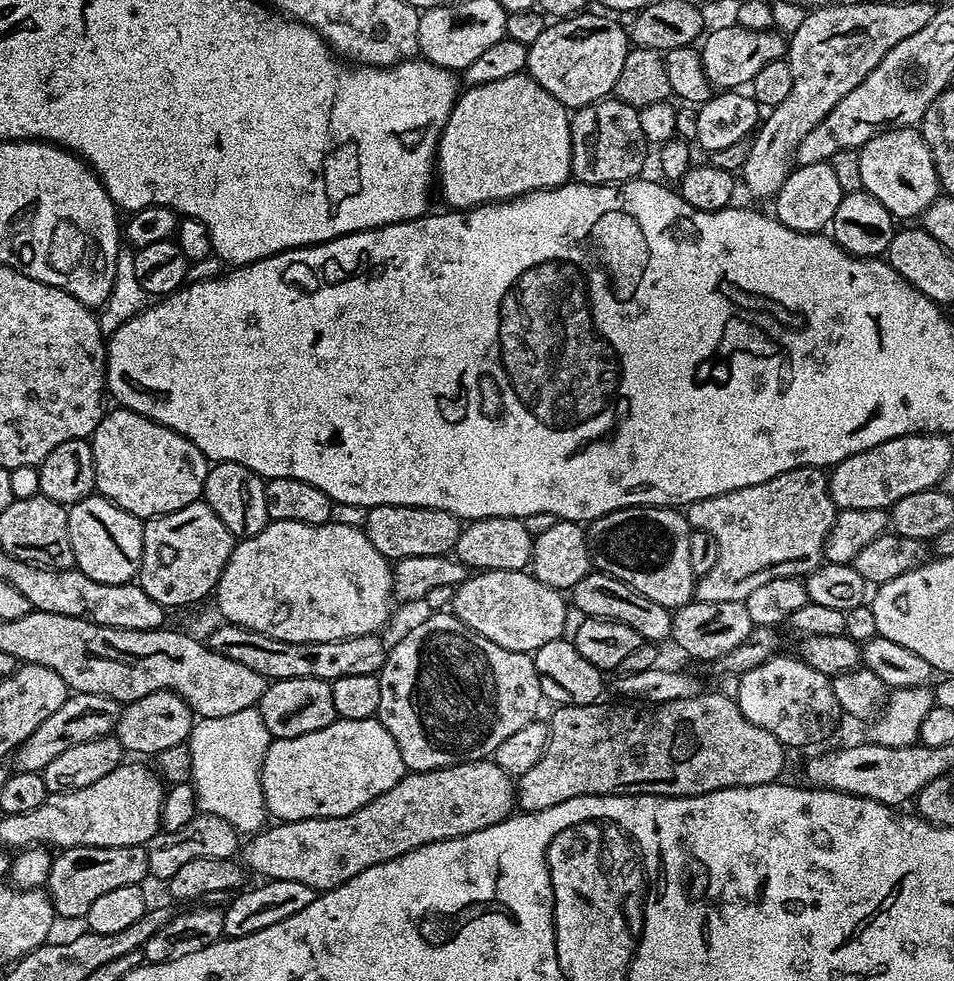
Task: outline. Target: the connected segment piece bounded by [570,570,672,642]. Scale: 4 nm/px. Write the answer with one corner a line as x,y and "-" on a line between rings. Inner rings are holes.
590,571
582,582
575,584
570,590
570,604
581,613
581,617
594,619
617,620
633,627
645,641
667,641
672,635
672,612
667,608
658,606
658,602
650,602
638,590
634,590
626,582
622,582
613,576
607,576
604,572
-
572,596
572,600
571,600
-
576,607
576,608
575,608

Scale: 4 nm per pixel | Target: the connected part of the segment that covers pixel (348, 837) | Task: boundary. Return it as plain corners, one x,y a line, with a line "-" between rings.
492,758
467,760
438,770
408,772
394,786
390,786
386,794
378,794
378,798
366,802
366,806
354,810
354,814
285,820
273,823
273,828
268,826
249,835
242,844
242,864
249,873
257,872
260,878
302,882
302,886
310,886
317,894
329,892
332,888
342,886
342,882
362,874
362,870
370,866
390,862
430,842
453,840
474,834
474,830
486,830
486,826
507,820
516,807
516,784
513,777
508,776
506,770
502,770
502,766
498,766

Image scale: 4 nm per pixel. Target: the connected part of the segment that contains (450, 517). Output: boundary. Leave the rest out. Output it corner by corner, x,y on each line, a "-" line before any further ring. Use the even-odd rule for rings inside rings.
379,504
368,509
368,517
362,527
370,542
374,542
374,550
389,562
395,562
402,558
449,555
460,537
462,522
454,514
437,508

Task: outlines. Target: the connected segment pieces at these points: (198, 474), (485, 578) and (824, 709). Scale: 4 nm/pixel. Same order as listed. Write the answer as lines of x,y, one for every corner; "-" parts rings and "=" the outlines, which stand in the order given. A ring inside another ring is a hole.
116,406
113,409
113,412
112,409
105,411
100,425
90,437
96,471
95,491
144,522
153,516
165,516
197,503
203,497
206,474
210,467
210,461
202,454
202,450
198,450
198,446
194,446
182,434
142,414
131,412
129,408
=
514,570
477,571
469,575
468,579
463,580
461,584
455,585
450,608
463,624
470,626
470,630
482,634
482,638
490,638
490,642
506,650
535,654
542,646
546,646
546,642
554,642
565,635
564,627
568,624
570,608
565,597
563,600
560,596
563,596
561,589
548,588
542,582
538,582
538,578
534,578
528,570
522,572
=
769,662
754,666
754,670
746,670
739,673
734,691
736,705
754,722
754,726
762,726
762,730
770,730
778,742
782,742
785,749
804,748
807,744
816,744
819,740
824,740
836,728
836,723
842,720
842,713
838,706
838,698
834,698
831,679
823,676
814,666
803,662
796,664
776,664

